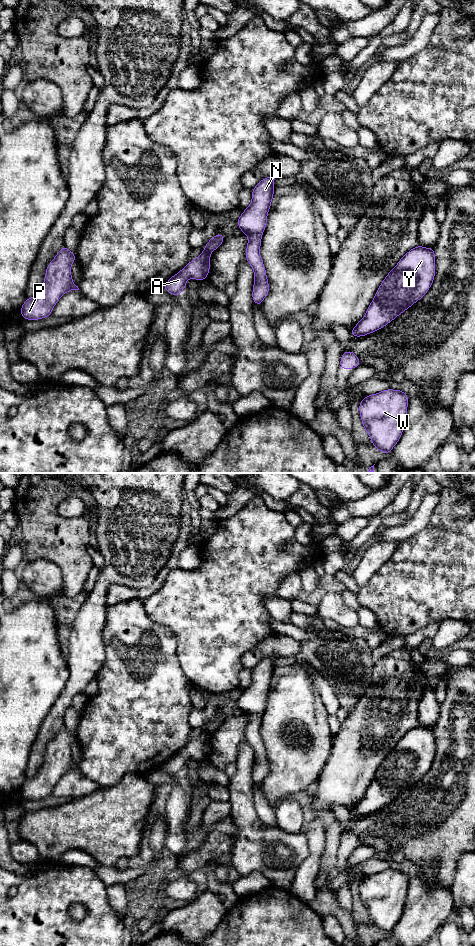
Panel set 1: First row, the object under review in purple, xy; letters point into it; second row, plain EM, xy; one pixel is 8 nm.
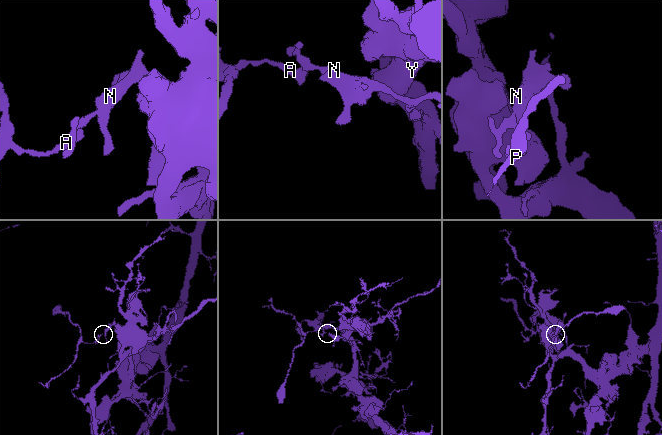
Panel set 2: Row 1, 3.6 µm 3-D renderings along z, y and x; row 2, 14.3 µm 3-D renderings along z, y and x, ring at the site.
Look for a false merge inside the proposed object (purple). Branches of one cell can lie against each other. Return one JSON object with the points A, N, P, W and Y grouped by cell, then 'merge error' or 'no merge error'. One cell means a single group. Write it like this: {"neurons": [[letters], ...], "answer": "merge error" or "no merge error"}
{"neurons": [["A", "P"], ["N", "W", "Y"]], "answer": "merge error"}

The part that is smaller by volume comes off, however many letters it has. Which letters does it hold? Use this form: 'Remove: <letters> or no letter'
Remove: A, P

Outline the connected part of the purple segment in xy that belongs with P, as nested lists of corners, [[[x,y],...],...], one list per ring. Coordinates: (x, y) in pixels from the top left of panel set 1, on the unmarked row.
[[[65,725],[48,744],[45,759],[37,774],[27,778],[19,790],[22,799],[39,800],[51,795],[59,779],[70,770],[79,770],[72,760],[71,746],[76,735]]]

